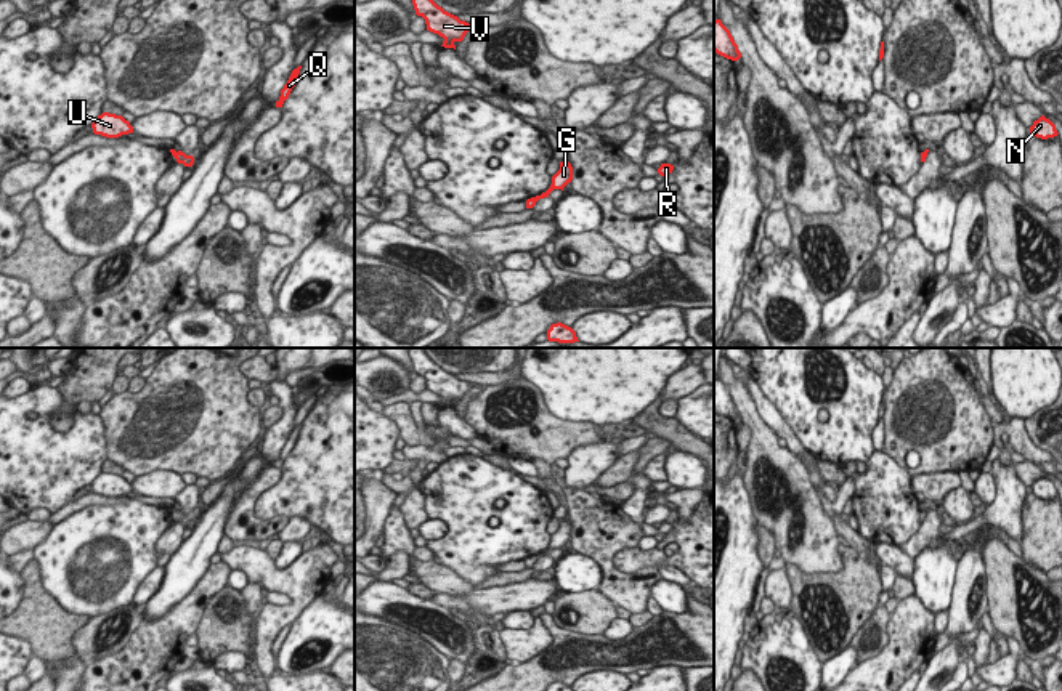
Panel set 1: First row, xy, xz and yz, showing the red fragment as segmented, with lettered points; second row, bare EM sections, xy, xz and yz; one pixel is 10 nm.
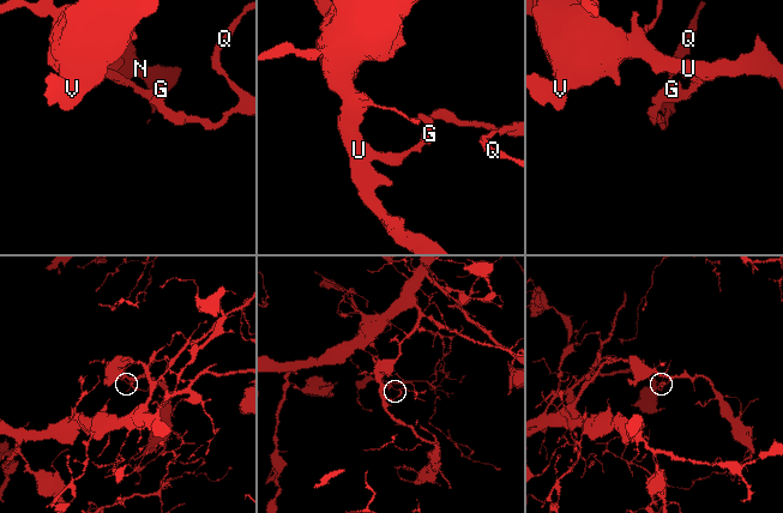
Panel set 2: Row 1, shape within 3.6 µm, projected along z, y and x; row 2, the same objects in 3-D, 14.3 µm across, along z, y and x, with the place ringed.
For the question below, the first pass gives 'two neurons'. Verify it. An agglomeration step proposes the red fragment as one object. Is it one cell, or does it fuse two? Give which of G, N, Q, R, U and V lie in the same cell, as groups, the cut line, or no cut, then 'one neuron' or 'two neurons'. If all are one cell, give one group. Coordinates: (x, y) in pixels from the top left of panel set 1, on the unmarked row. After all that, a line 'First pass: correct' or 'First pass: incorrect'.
groups G N Q R U V; cut none; one neuron
First pass: incorrect

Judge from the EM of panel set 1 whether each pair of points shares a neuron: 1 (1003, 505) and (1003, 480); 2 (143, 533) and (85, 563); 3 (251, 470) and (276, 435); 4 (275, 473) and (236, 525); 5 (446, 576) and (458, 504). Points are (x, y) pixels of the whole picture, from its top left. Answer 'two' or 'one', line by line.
1: one
2: one
3: two
4: one
5: two

